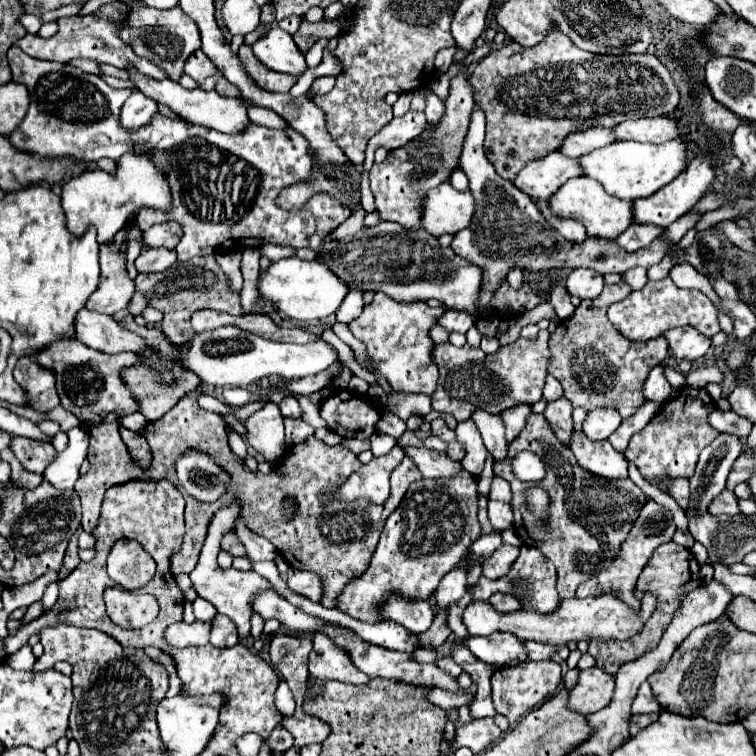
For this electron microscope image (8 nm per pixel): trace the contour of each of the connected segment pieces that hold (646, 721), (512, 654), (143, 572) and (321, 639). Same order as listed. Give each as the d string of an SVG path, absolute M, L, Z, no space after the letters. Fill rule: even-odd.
M653 713L653 715L631 715L631 719L629 719L629 727L631 727L631 735L635 735L637 731L641 731L641 729L645 729L647 725L651 725L653 721L657 719L657 715Z
M495 631L487 637L467 637L465 645L483 663L497 663L505 667L505 665L519 665L527 661L523 643L521 639L513 637L513 633Z
M121 538L109 553L107 573L109 577L127 591L145 587L155 575L156 564L136 540ZM144 567L144 569L135 569Z
M313 633L313 643L315 647L309 657L309 673L317 681L313 693L317 693L319 685L327 679L337 679L353 685L361 685L371 679L359 669L355 669L351 655L325 633Z

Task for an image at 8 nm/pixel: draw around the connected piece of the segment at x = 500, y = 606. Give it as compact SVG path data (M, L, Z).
M495 593L495 595L489 599L489 603L491 603L493 609L497 609L499 613L513 613L513 611L517 611L517 609L521 607L515 597L509 597L509 595L503 595L503 593Z

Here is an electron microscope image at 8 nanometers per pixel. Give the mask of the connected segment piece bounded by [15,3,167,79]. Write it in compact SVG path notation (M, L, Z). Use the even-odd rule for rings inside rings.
M113 3L113 5L103 5L95 15L75 15L75 17L61 17L57 21L59 31L51 37L51 39L43 39L39 35L25 35L21 41L17 41L15 45L21 47L29 57L35 59L45 59L45 61L59 61L59 63L67 63L71 59L93 59L97 63L109 63L115 65L119 69L127 67L127 65L135 65L139 71L143 71L147 77L153 79L163 79L167 77L163 69L157 69L157 65L153 65L151 61L139 59L133 49L129 49L129 45L125 45L119 37L117 37L117 27L115 23L125 15L125 7L121 3Z

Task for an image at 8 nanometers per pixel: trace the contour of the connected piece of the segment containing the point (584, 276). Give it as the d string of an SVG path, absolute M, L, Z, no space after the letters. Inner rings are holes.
M573 269L565 281L567 291L579 299L595 299L603 289L603 275L593 269Z

